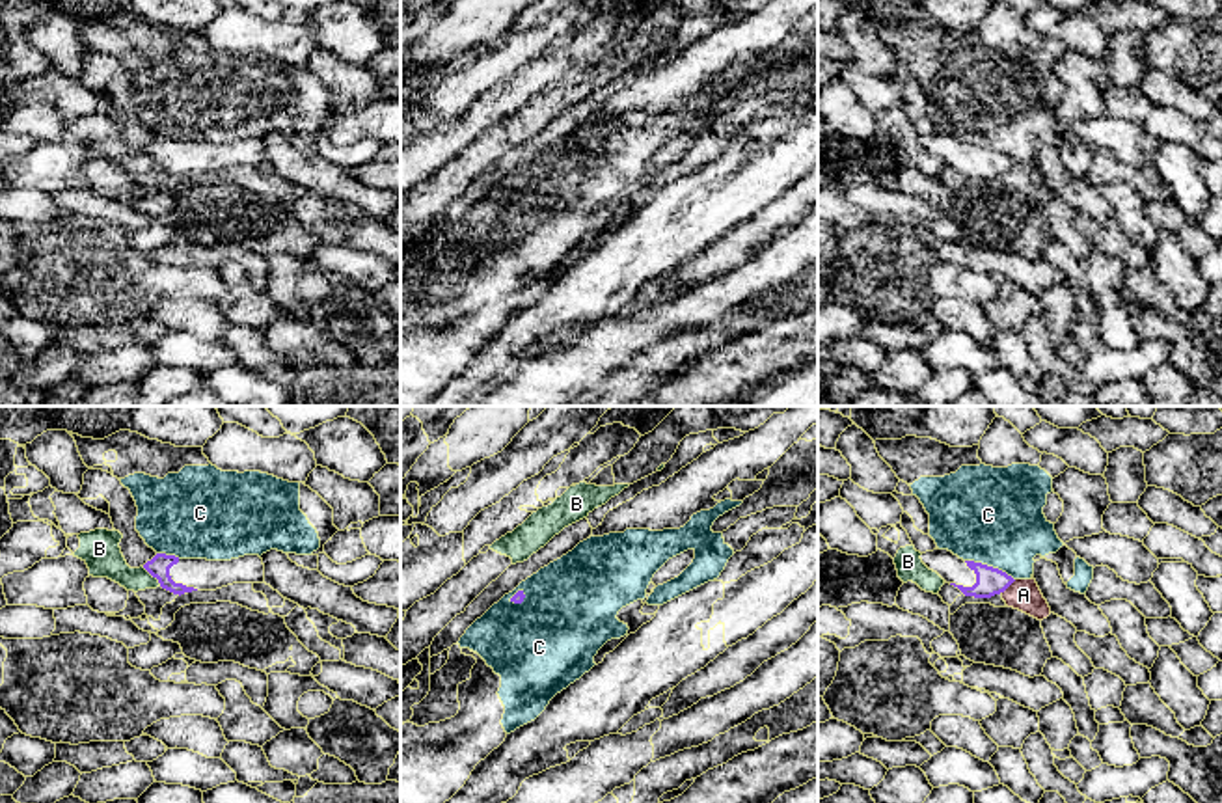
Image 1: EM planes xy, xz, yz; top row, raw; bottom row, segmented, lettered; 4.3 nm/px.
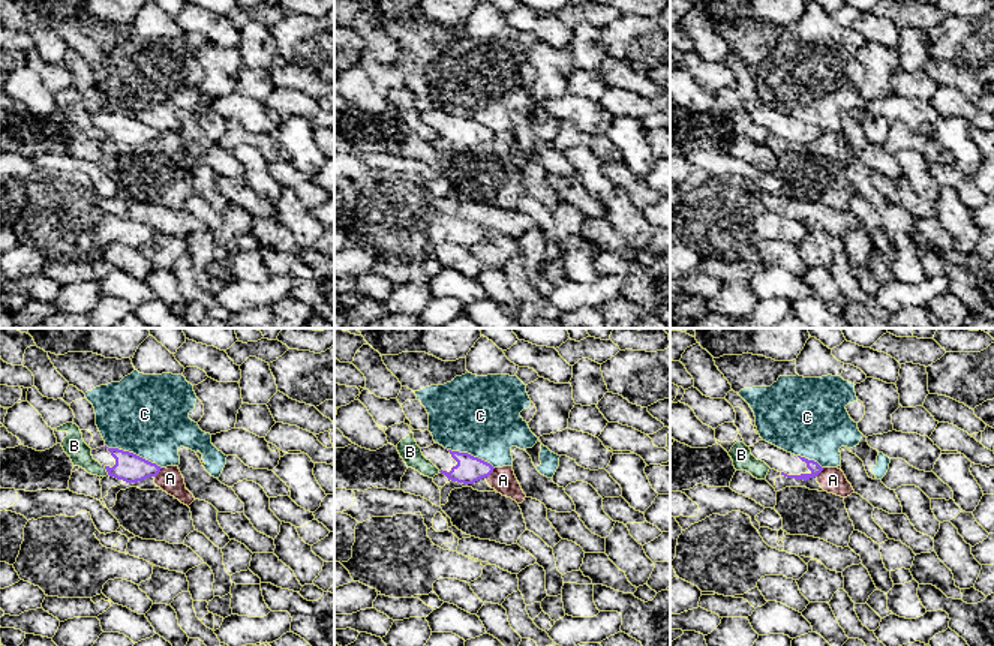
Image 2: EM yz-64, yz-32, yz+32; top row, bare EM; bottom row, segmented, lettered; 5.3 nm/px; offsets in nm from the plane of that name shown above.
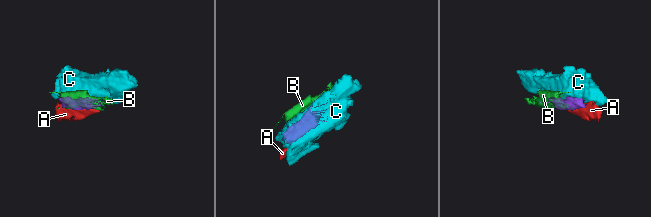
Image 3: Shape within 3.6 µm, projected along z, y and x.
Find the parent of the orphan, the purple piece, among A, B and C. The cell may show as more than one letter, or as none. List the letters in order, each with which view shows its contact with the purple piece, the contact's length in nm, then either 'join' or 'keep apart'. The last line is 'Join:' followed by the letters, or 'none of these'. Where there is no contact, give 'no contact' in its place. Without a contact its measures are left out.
A: meets purple in yz; contact 100 nm long; keep apart
B: meets purple in xy; contact 120 nm long; keep apart
C: meets purple in yz; contact 240 nm long; keep apart
Join: none of these

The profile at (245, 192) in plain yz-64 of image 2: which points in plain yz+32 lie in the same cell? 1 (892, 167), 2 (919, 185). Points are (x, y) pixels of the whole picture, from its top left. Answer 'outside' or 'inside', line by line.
1: outside
2: outside

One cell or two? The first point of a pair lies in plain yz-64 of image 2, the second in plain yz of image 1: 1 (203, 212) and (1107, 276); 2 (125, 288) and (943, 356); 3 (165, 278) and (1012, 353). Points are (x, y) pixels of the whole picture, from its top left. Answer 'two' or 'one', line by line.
1: two
2: one
3: one

